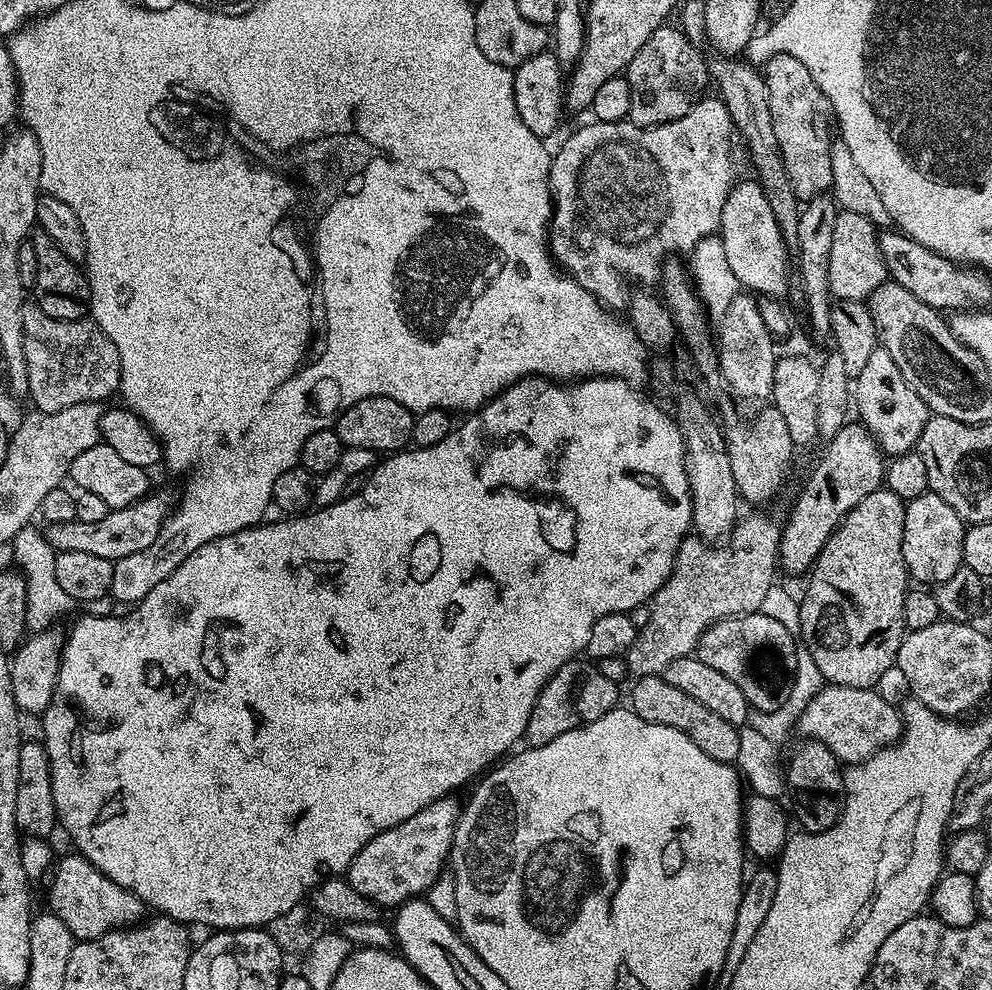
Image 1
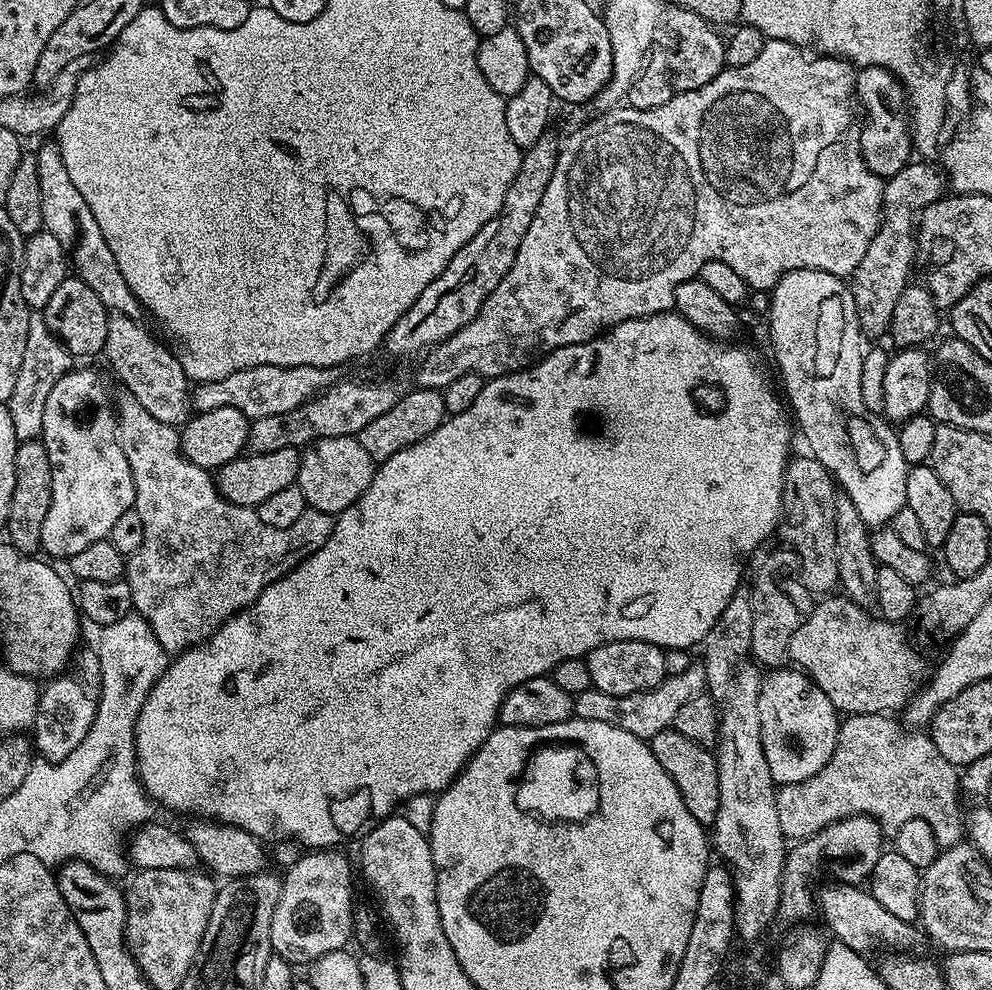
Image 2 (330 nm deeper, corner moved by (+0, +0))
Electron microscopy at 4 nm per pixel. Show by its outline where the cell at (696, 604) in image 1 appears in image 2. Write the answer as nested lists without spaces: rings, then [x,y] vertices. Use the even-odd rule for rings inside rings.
[[[693,662],[682,674],[665,676],[663,682],[649,692],[615,696],[614,694],[602,694],[597,688],[592,687],[574,698],[574,716],[577,720],[610,722],[610,726],[618,726],[634,734],[639,740],[651,741],[654,734],[671,728],[678,710],[682,710],[682,706],[686,706],[690,698],[701,695],[705,688],[704,665],[700,662]]]

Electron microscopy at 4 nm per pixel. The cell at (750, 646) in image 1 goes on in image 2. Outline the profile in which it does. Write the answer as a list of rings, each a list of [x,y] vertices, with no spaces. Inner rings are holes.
[[[777,666],[764,676],[758,698],[758,714],[762,722],[762,746],[766,754],[766,766],[770,766],[770,774],[777,785],[802,782],[818,774],[830,761],[836,740],[839,738],[841,717],[830,698],[826,698],[826,694],[822,694],[818,685],[799,668]]]

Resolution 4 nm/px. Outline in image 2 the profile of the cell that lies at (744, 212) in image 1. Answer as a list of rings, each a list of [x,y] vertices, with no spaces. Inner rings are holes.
[[[790,270],[776,285],[770,289],[772,301],[768,304],[768,336],[772,339],[772,356],[776,359],[776,368],[780,371],[780,380],[784,383],[784,388],[788,391],[786,404],[794,417],[795,427],[804,435],[804,440],[808,443],[807,450],[810,456],[822,464],[838,485],[839,491],[849,496],[854,502],[855,509],[861,514],[862,520],[869,529],[880,530],[891,525],[894,514],[902,510],[908,502],[906,498],[906,478],[910,465],[906,458],[902,458],[902,449],[898,447],[897,429],[883,415],[866,410],[866,402],[862,402],[862,358],[866,351],[865,341],[862,339],[858,314],[854,306],[851,287],[841,277],[834,274],[826,274],[822,270]]]

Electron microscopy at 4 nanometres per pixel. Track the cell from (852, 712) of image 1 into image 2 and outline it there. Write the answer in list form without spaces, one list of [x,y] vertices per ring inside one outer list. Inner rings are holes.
[[[885,713],[845,717],[841,721],[839,738],[834,754],[818,774],[802,782],[781,785],[776,791],[778,822],[785,839],[799,842],[812,837],[819,830],[842,818],[872,816],[886,834],[895,834],[903,823],[913,818],[925,817],[933,827],[934,836],[941,849],[952,848],[963,841],[966,825],[960,798],[959,771],[942,757],[929,733],[905,730],[895,717]]]

